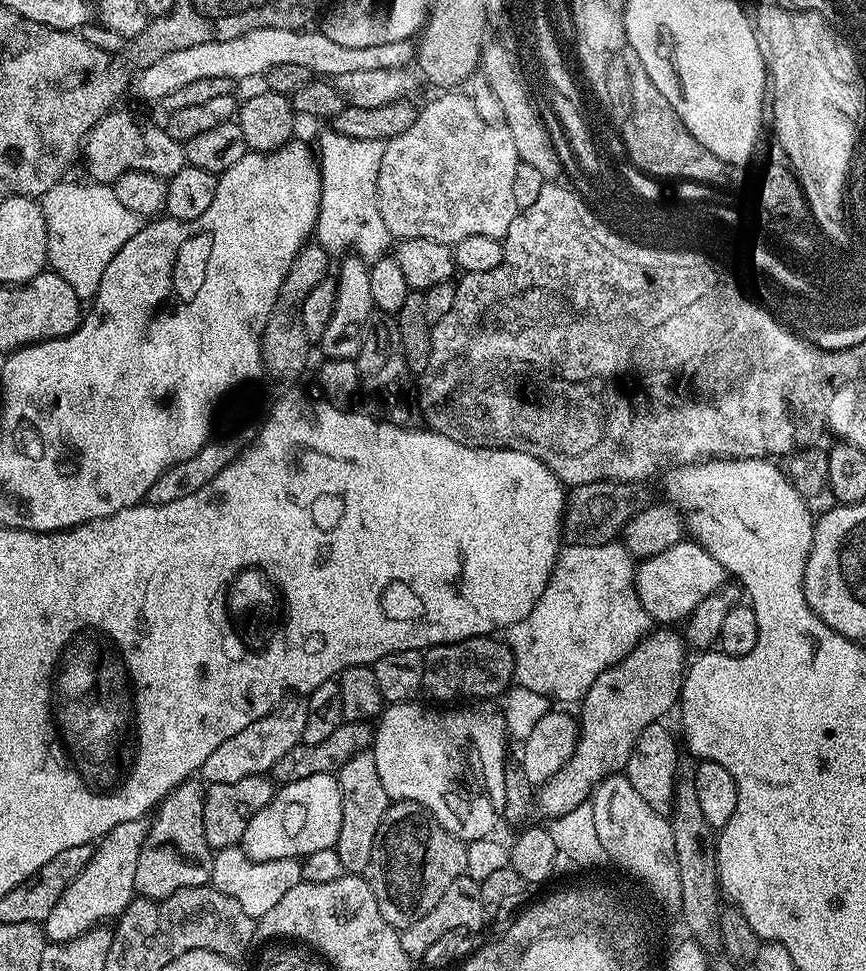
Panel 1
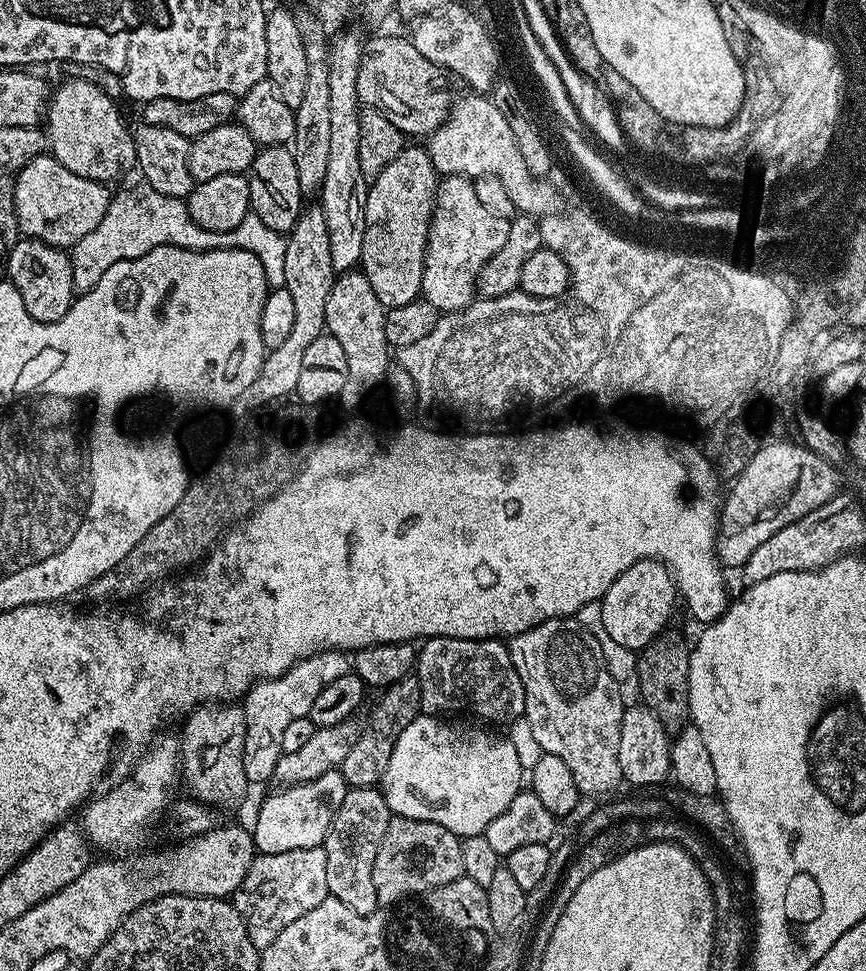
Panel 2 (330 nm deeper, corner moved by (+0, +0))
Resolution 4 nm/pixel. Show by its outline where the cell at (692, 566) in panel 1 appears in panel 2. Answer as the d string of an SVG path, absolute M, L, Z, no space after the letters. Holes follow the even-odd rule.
M642 559L614 578L610 590L606 590L599 603L606 634L610 634L618 646L626 646L631 652L639 653L667 629L664 627L672 616L672 607L678 604L676 582L663 562Z

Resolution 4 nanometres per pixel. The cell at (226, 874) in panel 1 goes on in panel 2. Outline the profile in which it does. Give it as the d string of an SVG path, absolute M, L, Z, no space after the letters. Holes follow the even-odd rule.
M303 848L286 850L278 854L265 852L252 859L250 870L240 889L234 893L234 903L248 928L250 942L257 950L262 950L302 914L310 914L318 902L329 899L326 886L326 850Z

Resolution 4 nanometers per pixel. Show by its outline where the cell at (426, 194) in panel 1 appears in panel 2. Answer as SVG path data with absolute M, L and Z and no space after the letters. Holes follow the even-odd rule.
M446 176L436 190L436 206L432 209L432 225L428 231L428 245L424 255L424 273L420 287L423 299L428 300L442 314L460 312L472 303L477 295L476 273L510 238L510 223L484 208L479 201L477 185L467 176Z

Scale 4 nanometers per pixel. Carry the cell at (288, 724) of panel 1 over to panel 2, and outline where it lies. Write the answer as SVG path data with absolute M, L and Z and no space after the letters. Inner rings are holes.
M335 651L319 652L311 660L301 660L290 670L275 680L262 680L252 685L247 696L243 697L242 707L246 722L246 742L244 743L244 769L249 785L256 786L265 780L271 781L274 766L282 752L282 734L294 718L307 716L310 706L314 706L314 698L318 698L320 691L330 686L332 678L342 678L350 671L350 660L345 653ZM333 660L336 669L330 675L320 676Z

